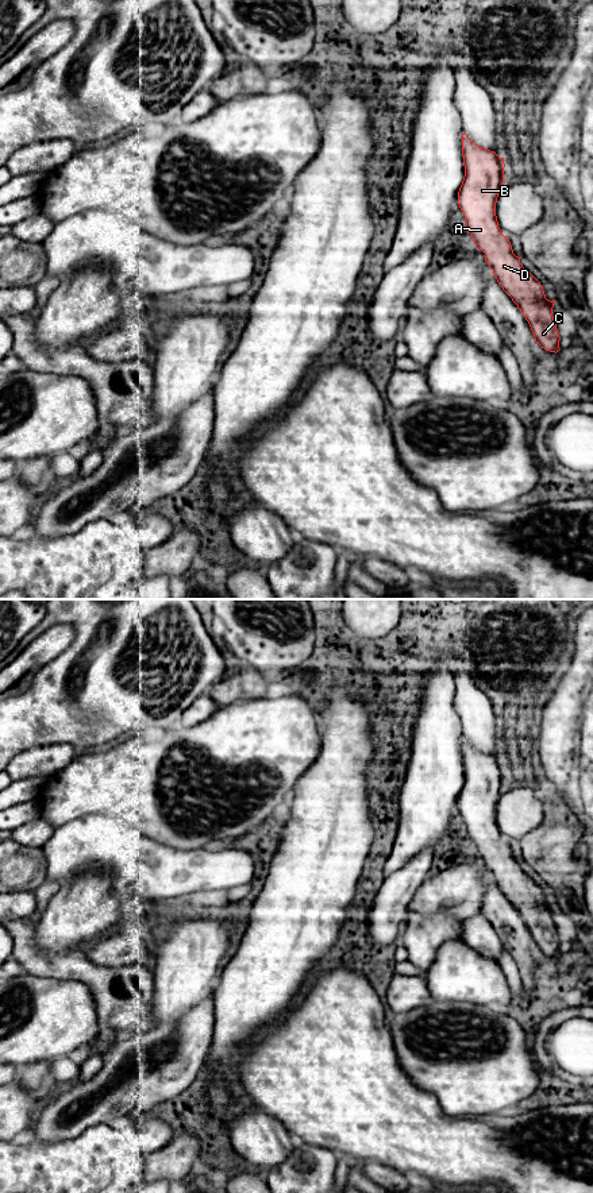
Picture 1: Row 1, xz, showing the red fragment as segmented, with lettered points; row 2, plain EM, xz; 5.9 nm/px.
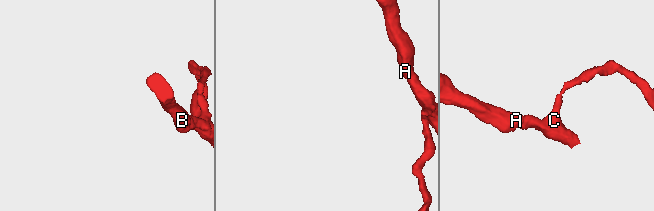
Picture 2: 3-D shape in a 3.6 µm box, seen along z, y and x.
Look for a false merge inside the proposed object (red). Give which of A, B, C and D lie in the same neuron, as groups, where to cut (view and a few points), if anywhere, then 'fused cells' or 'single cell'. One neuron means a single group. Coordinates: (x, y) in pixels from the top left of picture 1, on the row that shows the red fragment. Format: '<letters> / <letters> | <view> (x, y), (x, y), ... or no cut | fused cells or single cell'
A B C D | no cut | single cell

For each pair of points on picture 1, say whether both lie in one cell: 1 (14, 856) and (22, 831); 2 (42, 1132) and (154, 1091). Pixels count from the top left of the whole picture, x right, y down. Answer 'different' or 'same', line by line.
1: different
2: same

